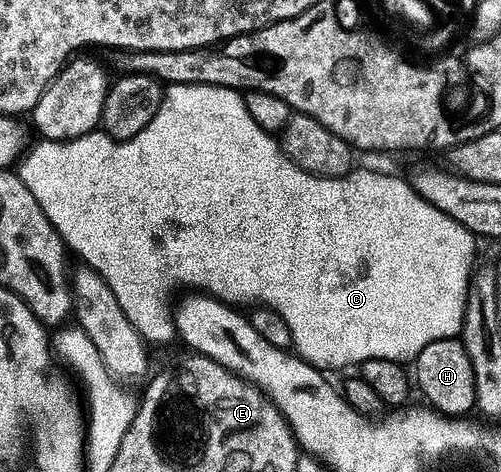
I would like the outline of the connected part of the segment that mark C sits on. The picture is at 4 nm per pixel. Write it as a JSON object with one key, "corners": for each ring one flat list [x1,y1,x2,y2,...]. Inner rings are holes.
{"corners":[[175,85,172,86,173,101,177,104,177,109,181,113,173,113,169,117,169,121,158,120,156,124,149,125,141,134,132,138,130,141,117,141,116,138,110,136,108,132,98,131,89,133,85,137,80,137,74,141,46,141,42,140,41,145,37,145,27,156,20,162,19,175,23,179,23,183,27,183,27,191,31,191,31,195,35,195,35,199,39,199,39,207,43,207,43,211,47,215,47,219,51,219,51,223,57,229,57,234,65,241,66,246,74,254,78,253,82,257,84,264,100,275,107,283,107,287,111,287,111,291,115,291,115,299,119,299,119,307,123,307,123,315,127,315,127,319,131,319,131,323,139,331,139,335,150,346,169,345,172,341,178,340,177,327,175,324,175,313,169,309,169,300,173,297,173,292,176,289,189,289,185,291,200,291,202,294,217,298,218,301,225,302,226,305,234,307,245,307,241,305,251,305,250,307,264,307,277,312,283,319,286,320,287,326,290,327,291,335,293,336,293,346,298,357,304,360,307,364,320,371,328,371,327,369,349,369,360,367,366,361,371,359,387,359,388,361,396,361,398,363,413,363,416,362,417,356,423,351,423,347,431,347,431,343,436,341,451,341,462,336,462,329,465,323,465,309,468,307,468,295,470,278,474,274,475,262,473,256,477,253,477,245,475,237,472,233,466,230,460,223,453,221,443,211,437,210,427,203,414,191,412,184,405,183,401,189,401,181,397,177,388,177,385,173,372,173,369,169,358,168,346,174,344,177,325,178,317,177,315,174,301,170,292,159,282,149,282,142,278,140,272,133,265,133,263,127,252,118,251,111,248,110,246,98,242,96,236,89,224,89,223,87,211,87,210,85]]}

